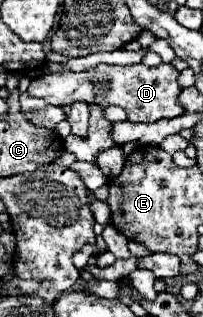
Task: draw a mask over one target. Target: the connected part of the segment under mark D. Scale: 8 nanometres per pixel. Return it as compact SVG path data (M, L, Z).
M161 63L157 67L147 65L97 65L95 69L73 73L73 71L61 71L61 73L47 73L29 83L27 93L31 97L41 97L51 105L69 105L71 101L85 101L85 103L99 103L99 105L119 105L125 109L127 119L131 123L153 123L163 117L177 117L183 113L183 107L179 103L179 91L177 85L179 71L169 65Z

